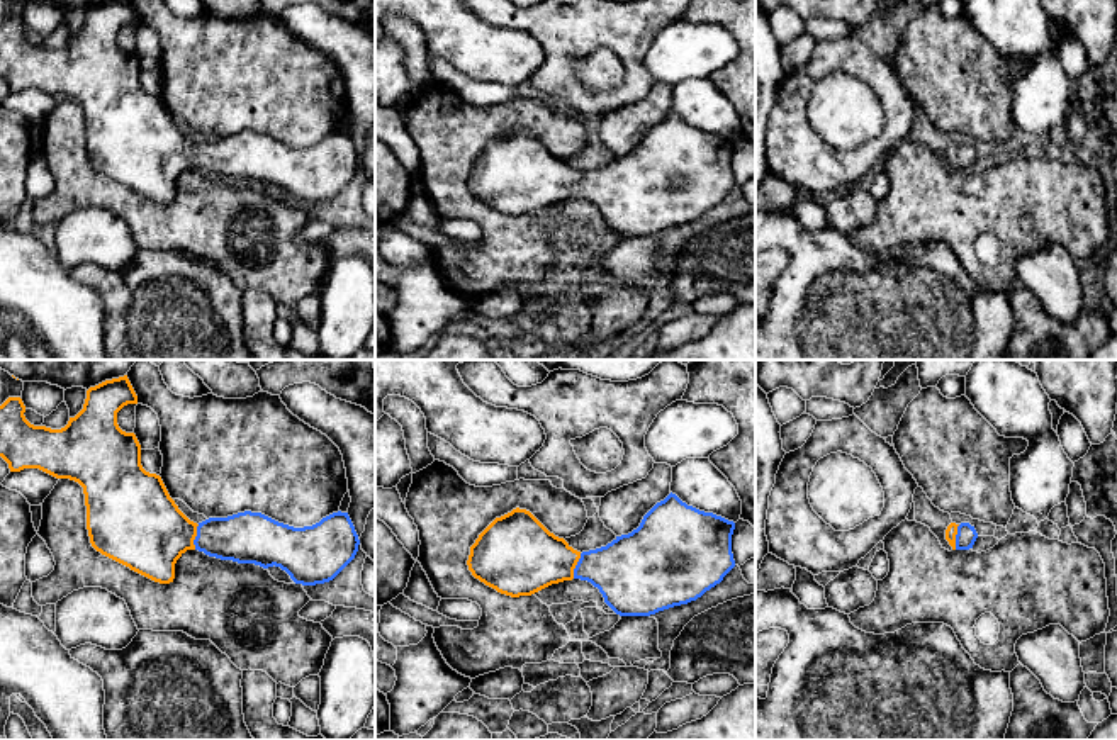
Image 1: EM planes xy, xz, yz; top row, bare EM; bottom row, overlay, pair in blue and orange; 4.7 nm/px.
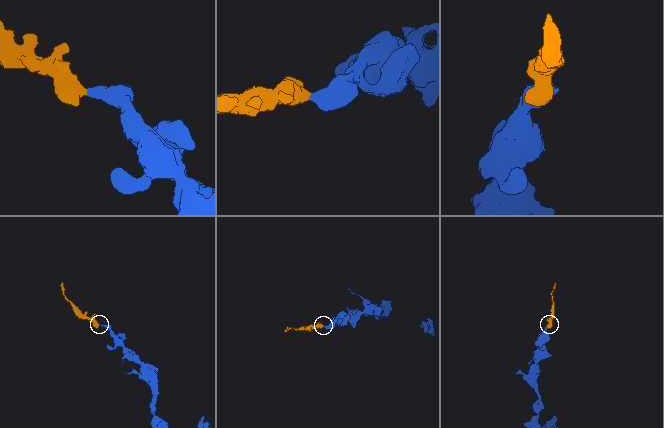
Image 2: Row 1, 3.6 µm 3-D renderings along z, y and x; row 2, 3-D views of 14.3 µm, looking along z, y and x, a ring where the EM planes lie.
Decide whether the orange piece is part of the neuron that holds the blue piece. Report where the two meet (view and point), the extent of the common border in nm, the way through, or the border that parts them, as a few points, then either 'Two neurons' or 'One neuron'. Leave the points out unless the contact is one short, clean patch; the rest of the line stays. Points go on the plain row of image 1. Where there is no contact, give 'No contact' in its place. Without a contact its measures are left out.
Touches blue at xy (196, 156). Shared border 120 nm. Path across: xy (246, 156), (196, 156), (145, 150). One neuron

